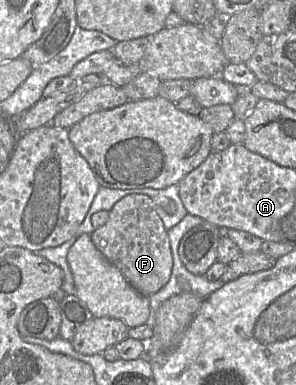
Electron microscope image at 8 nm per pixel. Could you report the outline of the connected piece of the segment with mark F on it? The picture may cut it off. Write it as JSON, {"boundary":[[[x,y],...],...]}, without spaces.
{"boundary":[[[131,194],[117,201],[109,211],[108,221],[96,228],[90,236],[103,256],[116,266],[131,286],[142,295],[151,296],[169,281],[173,256],[168,231],[149,196]]]}

